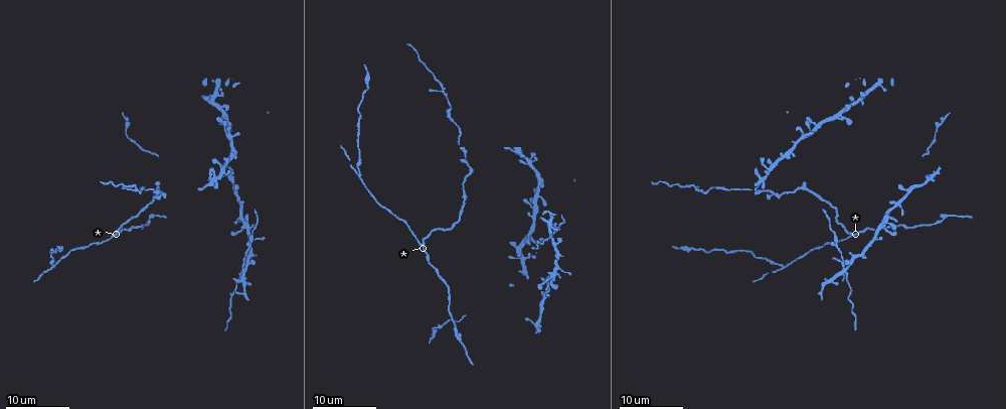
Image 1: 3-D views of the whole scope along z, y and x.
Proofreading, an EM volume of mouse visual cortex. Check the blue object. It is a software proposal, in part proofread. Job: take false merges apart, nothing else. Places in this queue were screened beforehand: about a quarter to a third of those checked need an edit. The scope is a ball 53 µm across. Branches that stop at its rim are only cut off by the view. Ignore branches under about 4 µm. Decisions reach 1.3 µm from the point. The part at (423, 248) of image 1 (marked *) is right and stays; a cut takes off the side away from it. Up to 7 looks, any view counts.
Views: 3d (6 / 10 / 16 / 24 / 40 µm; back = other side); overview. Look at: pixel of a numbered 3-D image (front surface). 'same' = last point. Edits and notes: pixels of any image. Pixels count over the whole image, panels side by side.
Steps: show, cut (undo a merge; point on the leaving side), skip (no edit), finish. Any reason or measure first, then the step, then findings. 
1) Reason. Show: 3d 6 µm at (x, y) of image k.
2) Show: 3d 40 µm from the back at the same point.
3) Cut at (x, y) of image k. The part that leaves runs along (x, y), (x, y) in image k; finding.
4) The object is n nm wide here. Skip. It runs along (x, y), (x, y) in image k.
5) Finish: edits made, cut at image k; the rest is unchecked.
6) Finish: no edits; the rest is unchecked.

Show: 3d 24 µm at (781, 267) of image 1.

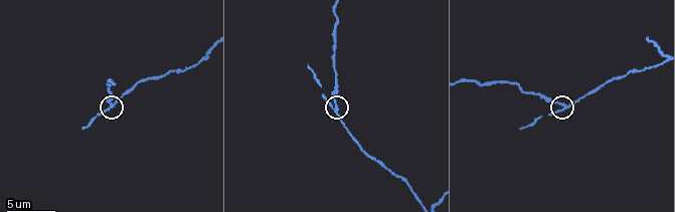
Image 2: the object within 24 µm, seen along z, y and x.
Zoom in. Show: 3d 10 µm at (560, 104) of image 2.

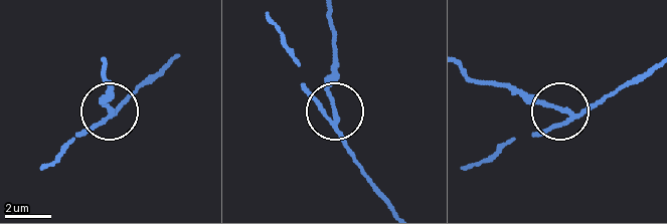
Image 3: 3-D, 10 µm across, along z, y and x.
3 arms meet here. Cut at (327, 92) of image 3. The part that leaves runs along (335, 124), (329, 84), (335, 33), (329, 16) in image 3; a second neuron is stuck on.

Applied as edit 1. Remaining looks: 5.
Four or more arms meet. Show: 3d 16 µm at (846, 270) of image 1.

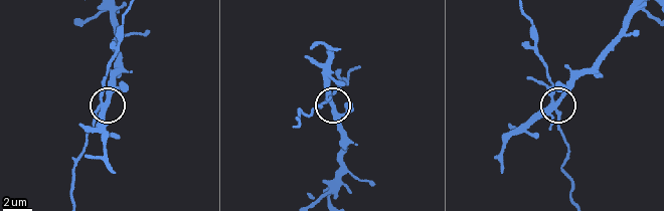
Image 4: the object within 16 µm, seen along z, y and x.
Closer look. Show: 3d 10 µm at (106, 101) of image 4.

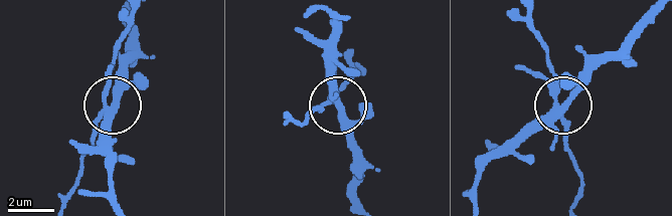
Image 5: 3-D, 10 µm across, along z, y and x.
4 arms meet here. Cut at (316, 106) of image 5. The part that leaves runs along (557, 105), (557, 79), (528, 10) in image 5; two neurons meet here.

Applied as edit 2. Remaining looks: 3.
Two arms at a narrow angle. Show: 3d 16 µm at (470, 171) of image 1.

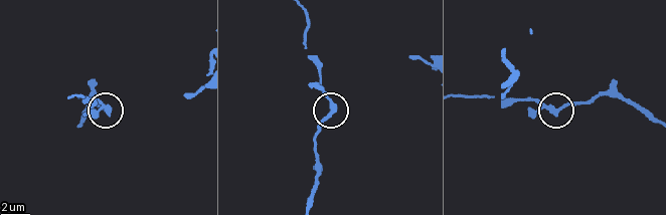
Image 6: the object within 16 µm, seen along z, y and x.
Show: 3d 10 µm at (108, 107) of image 6.

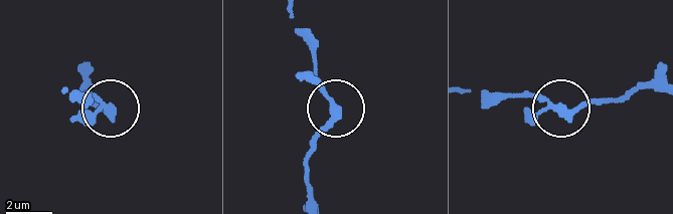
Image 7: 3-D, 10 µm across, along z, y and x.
3 arms meet here. Skip. It runs along (656, 90), (639, 86), (569, 110), (514, 93) in image 7; all the same neuron.

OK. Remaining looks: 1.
Finish: edits made, cut at image 3, cut at image 5; the rest is unchecked.

